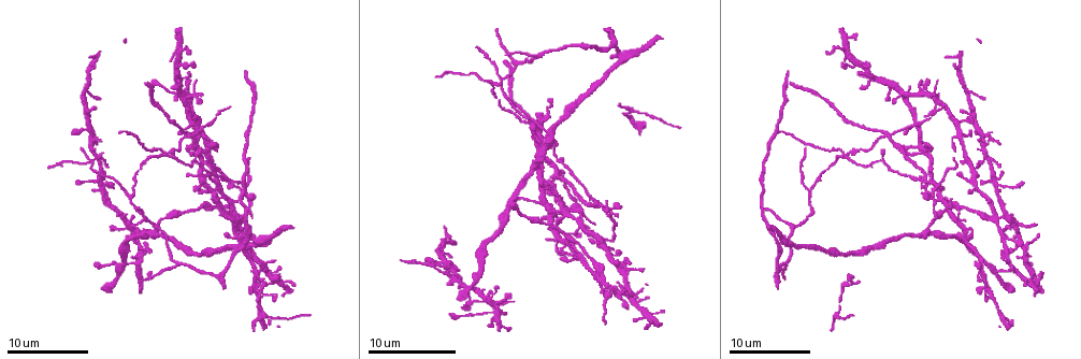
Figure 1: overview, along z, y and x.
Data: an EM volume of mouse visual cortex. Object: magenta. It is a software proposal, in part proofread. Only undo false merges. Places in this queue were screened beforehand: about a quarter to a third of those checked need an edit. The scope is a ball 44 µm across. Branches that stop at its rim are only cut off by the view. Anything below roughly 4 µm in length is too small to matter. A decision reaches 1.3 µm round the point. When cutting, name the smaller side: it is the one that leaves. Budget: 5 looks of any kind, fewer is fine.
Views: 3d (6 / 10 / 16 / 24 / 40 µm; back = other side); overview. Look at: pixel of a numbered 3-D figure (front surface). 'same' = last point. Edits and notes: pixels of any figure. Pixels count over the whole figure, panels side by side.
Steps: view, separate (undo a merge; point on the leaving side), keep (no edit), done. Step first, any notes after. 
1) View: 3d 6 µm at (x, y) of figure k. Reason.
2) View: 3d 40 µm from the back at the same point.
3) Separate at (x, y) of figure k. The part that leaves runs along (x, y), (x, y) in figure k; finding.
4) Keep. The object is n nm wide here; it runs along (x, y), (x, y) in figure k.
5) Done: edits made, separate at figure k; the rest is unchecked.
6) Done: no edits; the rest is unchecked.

View: 3d 10 µm at (449, 268) of figure 1. Thin arm on a thick one.

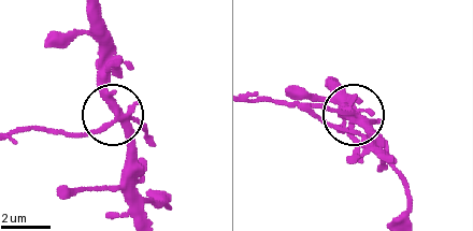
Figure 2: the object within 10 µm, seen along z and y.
View: 3d 10 µm from the back at (359, 118) of figure 2.

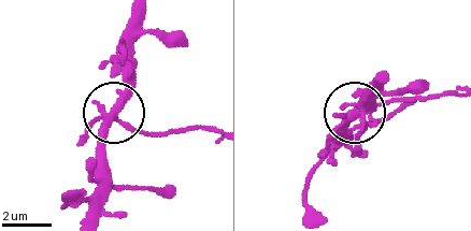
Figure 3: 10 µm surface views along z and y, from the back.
Keep. The object is 310 nm wide here; it runs along (85, 214), (105, 115), (159, 134) in figure 3; all the same neuron.

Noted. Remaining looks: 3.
View: 3d 16 µm at (989, 221) of figure 1. Two arms in line, one across.

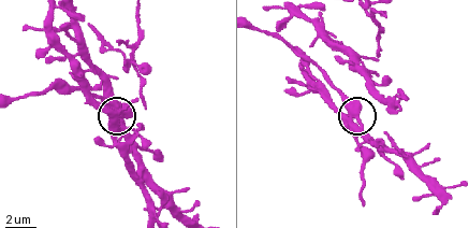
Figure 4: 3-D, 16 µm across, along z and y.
Separate at (351, 104) of figure 4. The object is 390 nm wide here; the part that leaves runs along (352, 125), (351, 107), (313, 65), (279, 39), (255, 30) in figure 4; a second neuron is stuck on.

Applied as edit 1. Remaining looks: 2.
View: 3d 10 µm at (486, 81) of figure 1. A fork.

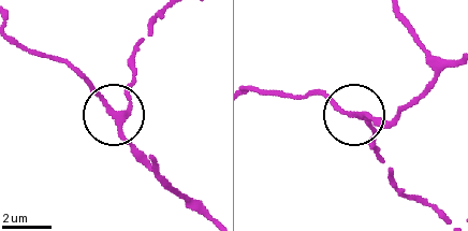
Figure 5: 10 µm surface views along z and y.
View: 3d 10 µm from the back at (360, 116) of figure 5.

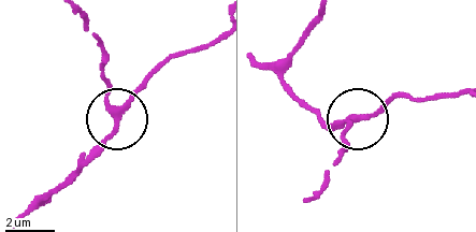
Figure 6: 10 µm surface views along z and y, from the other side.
Keep. The side arm is 10 µm long; it runs along (317, 193), (342, 153), (348, 119), (372, 115), (394, 97) in figure 6; one neuron here.

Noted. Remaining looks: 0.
Done: edits made, separate at figure 4; the rest is unchecked.

